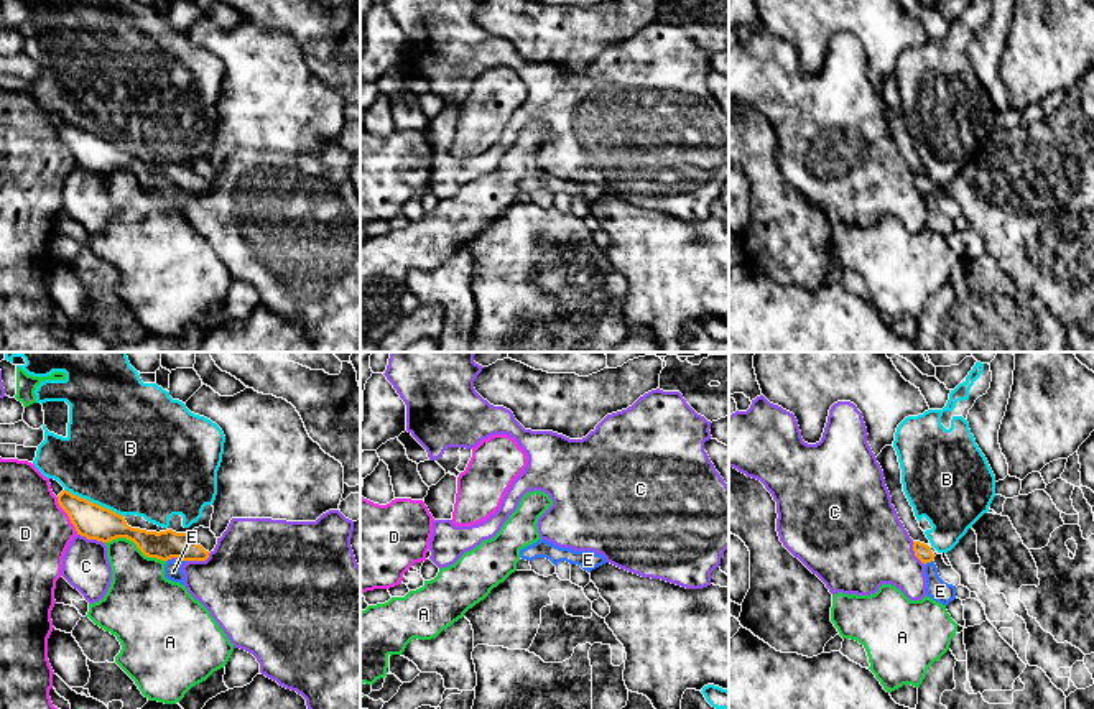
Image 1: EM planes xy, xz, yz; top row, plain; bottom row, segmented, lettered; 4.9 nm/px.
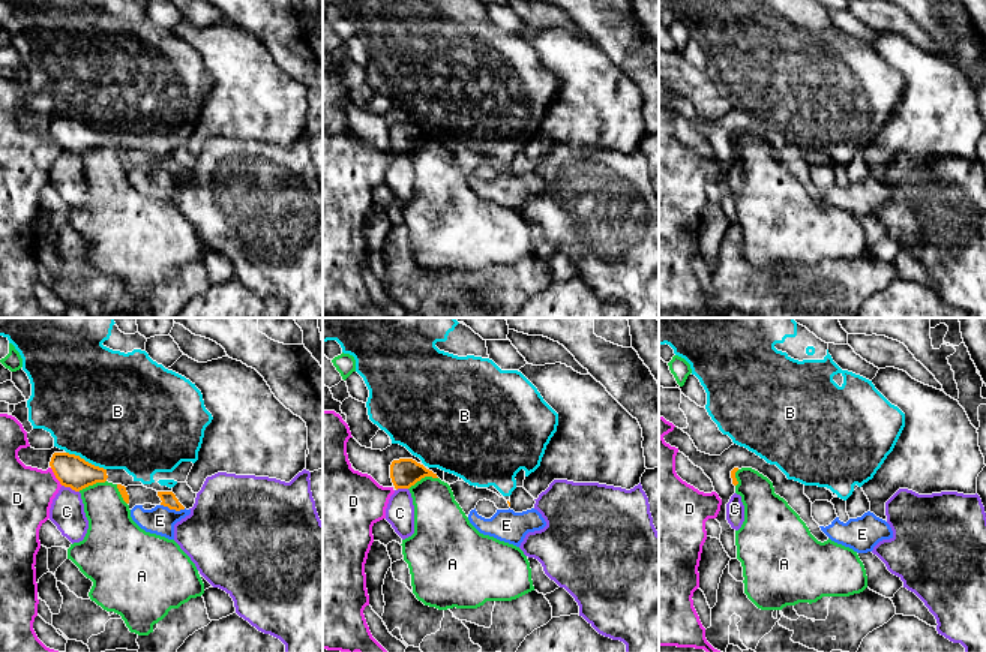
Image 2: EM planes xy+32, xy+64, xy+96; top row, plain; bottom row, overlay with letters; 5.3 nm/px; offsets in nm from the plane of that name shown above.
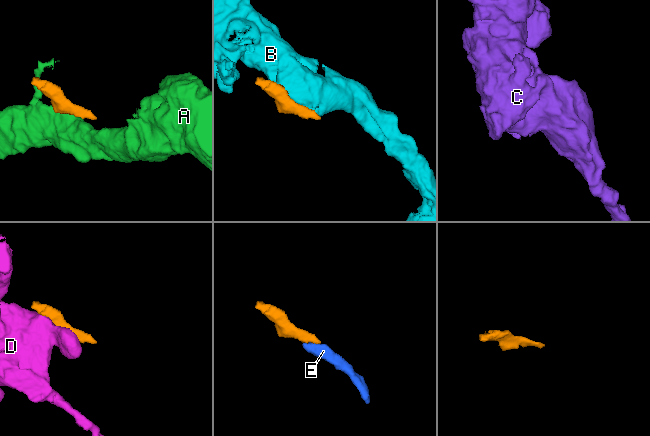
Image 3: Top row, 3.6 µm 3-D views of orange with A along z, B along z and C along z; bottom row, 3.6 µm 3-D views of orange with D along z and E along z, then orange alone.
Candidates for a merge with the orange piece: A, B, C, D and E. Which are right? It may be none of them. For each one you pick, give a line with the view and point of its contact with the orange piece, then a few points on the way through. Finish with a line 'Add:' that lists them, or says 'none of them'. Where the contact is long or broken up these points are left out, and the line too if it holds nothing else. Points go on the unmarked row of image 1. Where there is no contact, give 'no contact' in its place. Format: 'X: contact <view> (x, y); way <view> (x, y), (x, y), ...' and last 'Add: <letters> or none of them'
E: contact xy (183, 191); way xy (165, 176), (170, 176), (183, 191), (173, 203)
Add: E

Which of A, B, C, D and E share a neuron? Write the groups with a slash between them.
A / B / C / D / E

